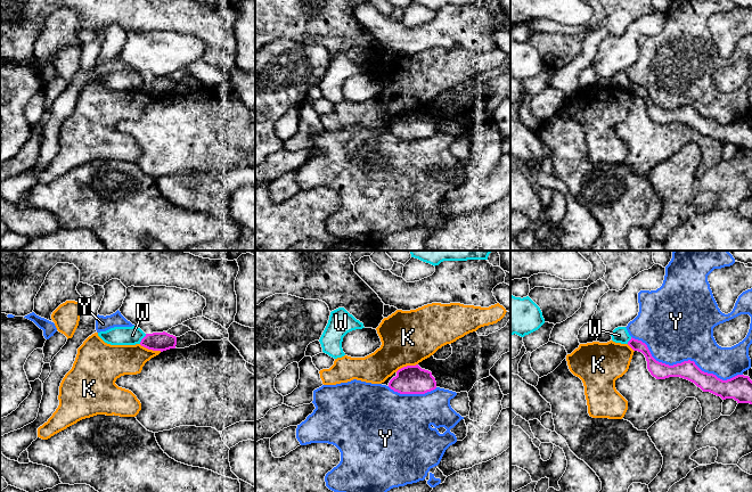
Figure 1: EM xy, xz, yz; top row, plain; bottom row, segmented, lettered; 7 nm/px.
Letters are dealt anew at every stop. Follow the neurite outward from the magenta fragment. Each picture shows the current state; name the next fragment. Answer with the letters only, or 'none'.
none

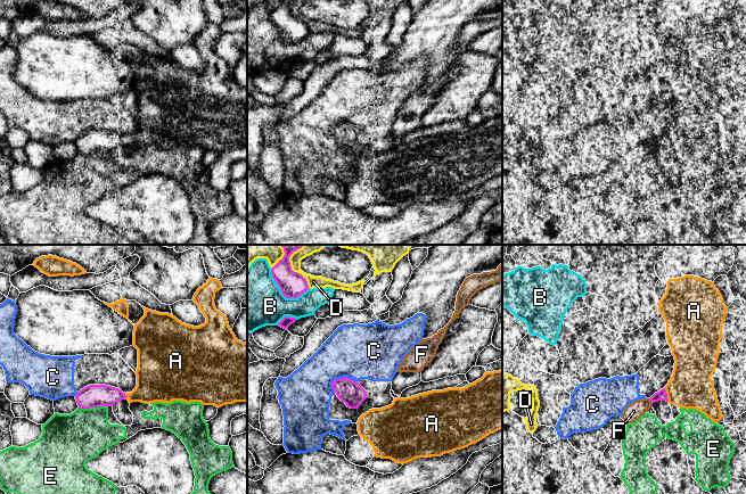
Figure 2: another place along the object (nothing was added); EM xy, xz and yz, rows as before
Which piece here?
A

